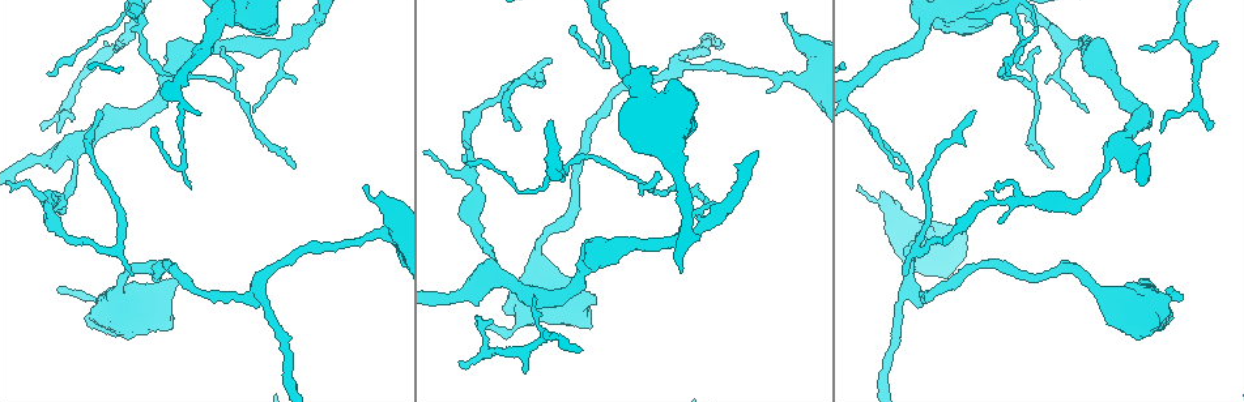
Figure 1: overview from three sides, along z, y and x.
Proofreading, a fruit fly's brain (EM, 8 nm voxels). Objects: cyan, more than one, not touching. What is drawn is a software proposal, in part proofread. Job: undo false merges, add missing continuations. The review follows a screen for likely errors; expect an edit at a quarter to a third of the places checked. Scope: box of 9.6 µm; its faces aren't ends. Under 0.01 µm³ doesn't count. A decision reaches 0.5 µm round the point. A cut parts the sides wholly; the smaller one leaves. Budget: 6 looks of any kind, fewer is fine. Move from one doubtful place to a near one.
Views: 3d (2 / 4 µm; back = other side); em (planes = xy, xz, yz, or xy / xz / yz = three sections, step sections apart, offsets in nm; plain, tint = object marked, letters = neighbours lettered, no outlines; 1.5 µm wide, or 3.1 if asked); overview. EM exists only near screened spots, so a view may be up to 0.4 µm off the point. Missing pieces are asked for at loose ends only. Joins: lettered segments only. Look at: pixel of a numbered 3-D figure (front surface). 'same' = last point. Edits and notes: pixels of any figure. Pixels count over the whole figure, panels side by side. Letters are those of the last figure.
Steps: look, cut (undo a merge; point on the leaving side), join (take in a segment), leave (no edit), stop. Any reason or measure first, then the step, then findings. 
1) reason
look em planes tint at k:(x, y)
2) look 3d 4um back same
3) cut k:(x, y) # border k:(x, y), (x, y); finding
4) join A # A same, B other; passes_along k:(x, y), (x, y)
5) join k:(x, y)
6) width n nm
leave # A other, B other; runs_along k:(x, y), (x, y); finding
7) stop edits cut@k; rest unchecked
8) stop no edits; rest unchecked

thin end
look 3d 4um at 1:(39, 126)

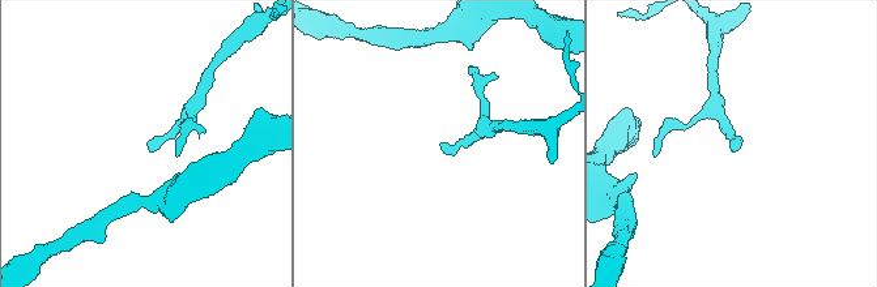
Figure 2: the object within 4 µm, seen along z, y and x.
look em yz step 8 letters at 2:(440, 142)

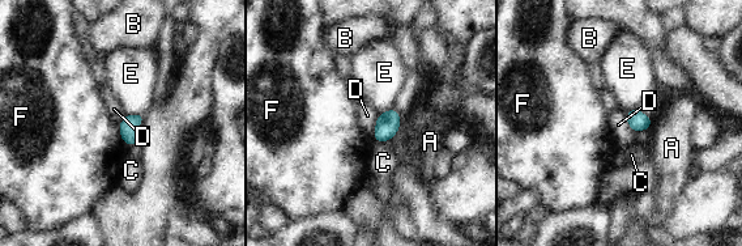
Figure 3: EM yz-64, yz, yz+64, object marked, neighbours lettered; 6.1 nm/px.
width 120 nm
leave # A other, B other, C other, D other, E other, F other; border 3:(118, 124), (120, 138), (128, 147); none of them fits

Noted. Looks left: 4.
thin end
look em 3.1um yz step 16 tint at 1:(223, 49)

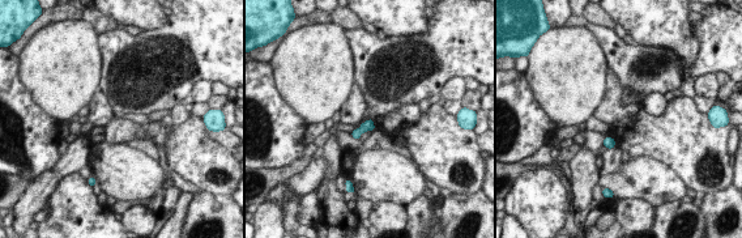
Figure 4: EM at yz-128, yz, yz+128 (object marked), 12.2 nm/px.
another direction
look em 3.1um planes letters same

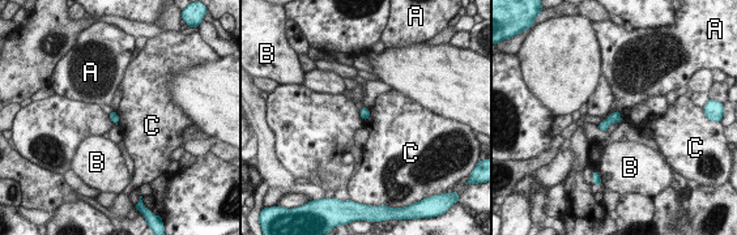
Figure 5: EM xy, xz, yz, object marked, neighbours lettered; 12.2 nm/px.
leave # A other, B other, C other; border 5:(115, 111), (118, 124); none of them fits

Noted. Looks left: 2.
tapers out
look 3d 2um at 1:(131, 273)

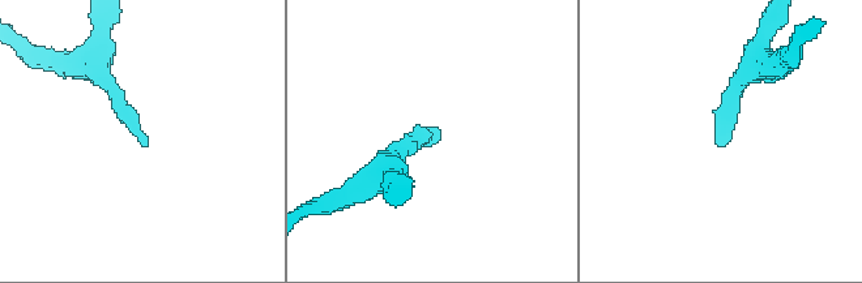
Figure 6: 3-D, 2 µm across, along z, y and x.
need the tissue
look em planes letters at 6:(144, 144)

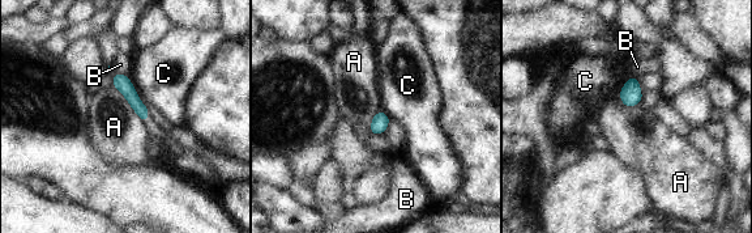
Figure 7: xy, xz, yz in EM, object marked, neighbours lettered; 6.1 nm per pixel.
longest_contact A 320 nm
leave # A other, B other, C other; runs_along 7:(116, 77), (128, 90), (145, 118); no lettered segment goes on from it

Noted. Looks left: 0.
stop no edits; rest unchecked

